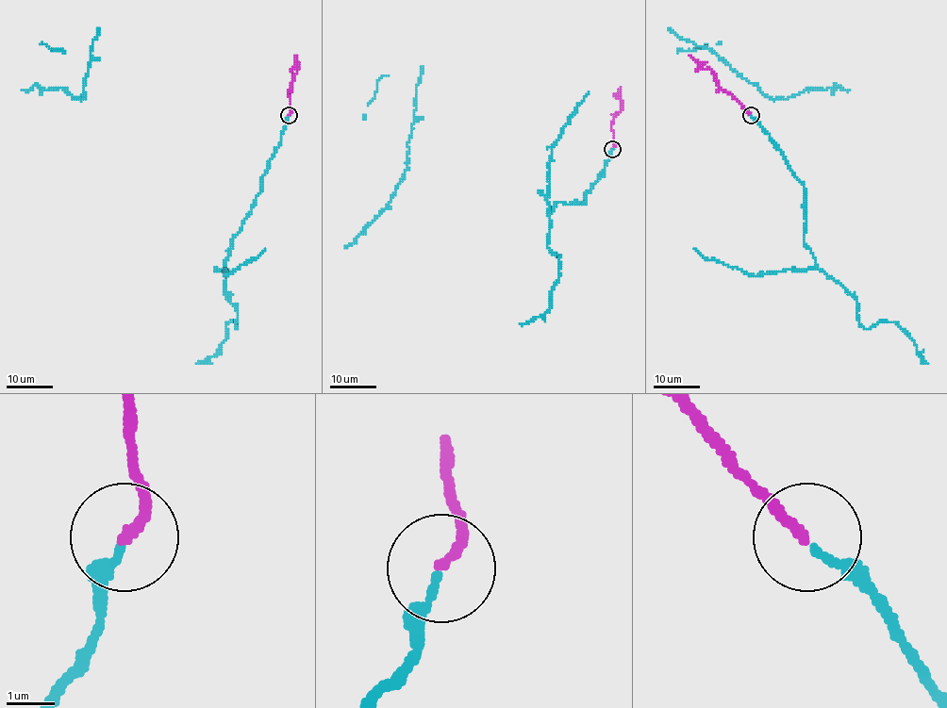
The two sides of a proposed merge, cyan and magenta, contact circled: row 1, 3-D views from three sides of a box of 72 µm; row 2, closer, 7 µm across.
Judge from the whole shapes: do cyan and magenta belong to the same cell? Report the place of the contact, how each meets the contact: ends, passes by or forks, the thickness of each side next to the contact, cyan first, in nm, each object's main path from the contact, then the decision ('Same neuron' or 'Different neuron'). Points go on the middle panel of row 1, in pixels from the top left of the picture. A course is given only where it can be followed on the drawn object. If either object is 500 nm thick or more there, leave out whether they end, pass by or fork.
Place: (612, 149). At the ring cyan ends. At the ring magenta ends. Thickness 170 nm (cyan) against 220 nm. Course of cyan: (613, 149), (584, 203), (556, 201), (547, 215), (547, 247), (560, 255), (557, 283), (550, 308), (520, 324). Course of magenta: (613, 148), (612, 122), (621, 108), (620, 88). Same neuron

